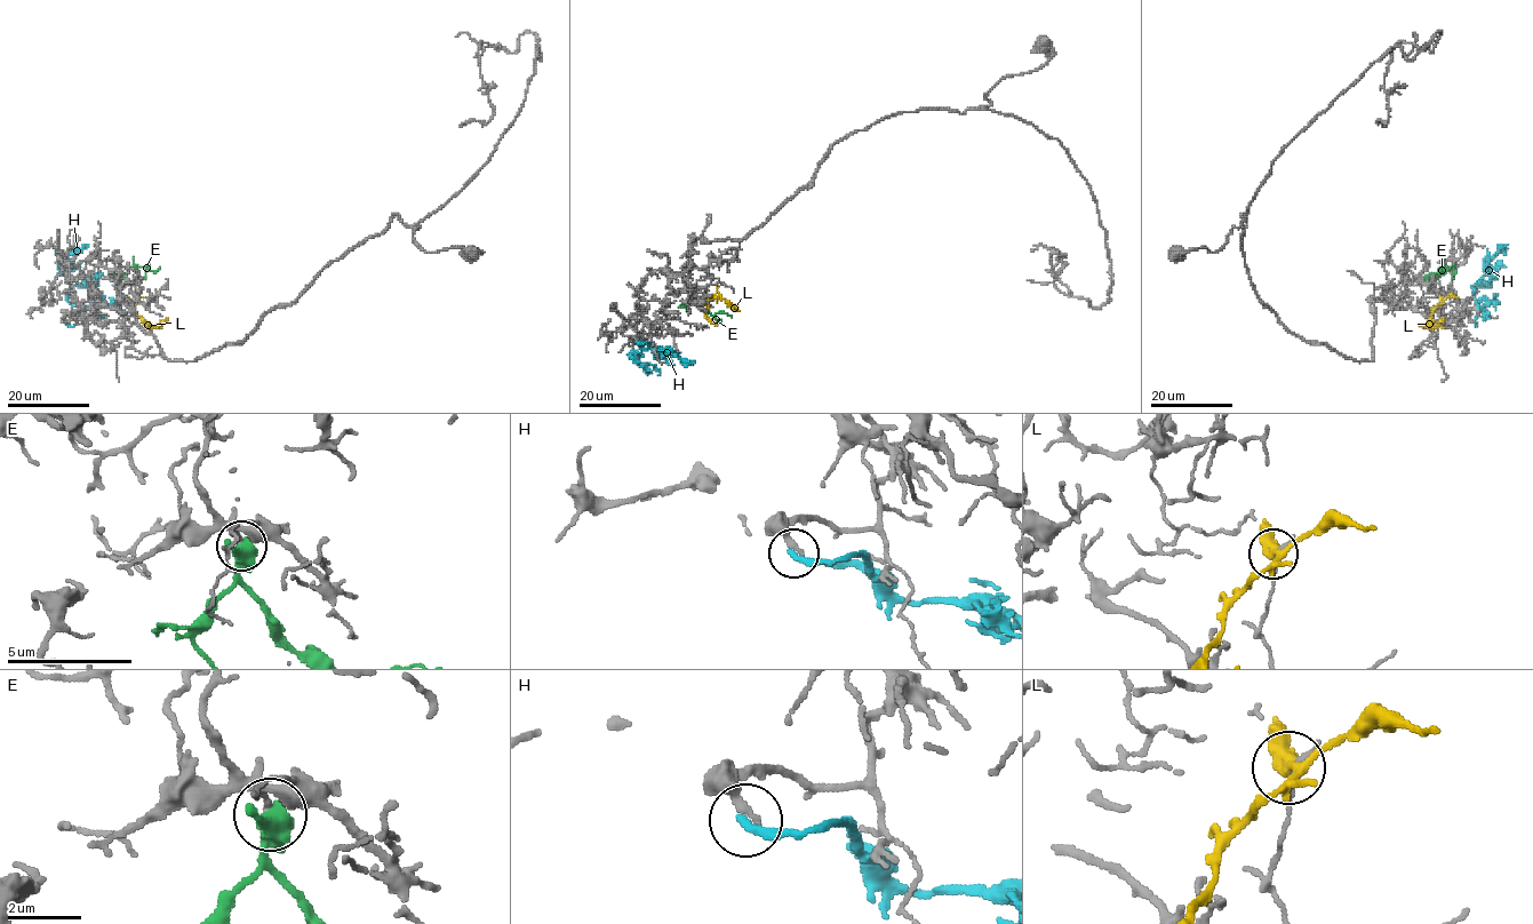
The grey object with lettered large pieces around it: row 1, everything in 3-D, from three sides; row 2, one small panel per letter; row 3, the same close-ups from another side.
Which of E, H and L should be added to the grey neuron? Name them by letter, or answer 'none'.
none

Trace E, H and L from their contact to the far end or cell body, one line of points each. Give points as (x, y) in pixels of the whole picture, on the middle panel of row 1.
E: (694, 292), (695, 300), (711, 315), (724, 311), (732, 317)
H: (637, 341), (651, 345), (638, 342), (641, 349), (637, 357), (640, 361), (652, 364), (657, 375)
L: (702, 309), (707, 307), (703, 302), (711, 297), (724, 299), (739, 311)

